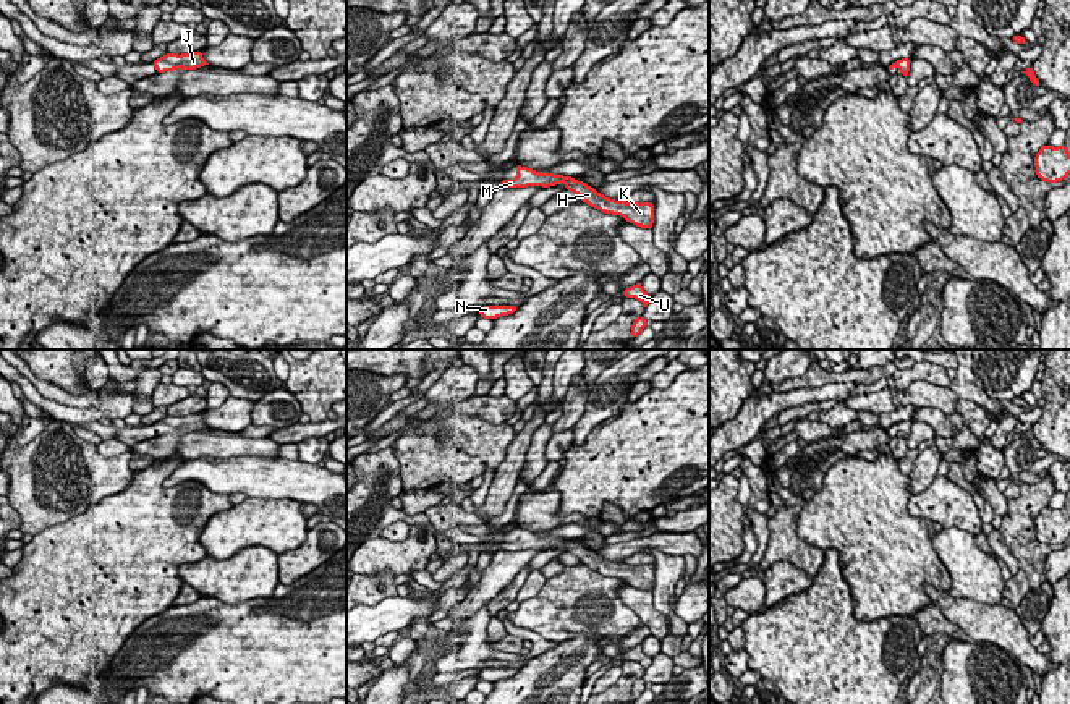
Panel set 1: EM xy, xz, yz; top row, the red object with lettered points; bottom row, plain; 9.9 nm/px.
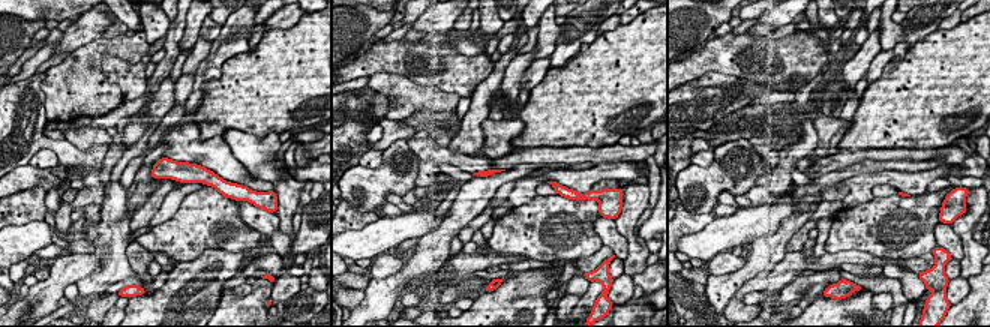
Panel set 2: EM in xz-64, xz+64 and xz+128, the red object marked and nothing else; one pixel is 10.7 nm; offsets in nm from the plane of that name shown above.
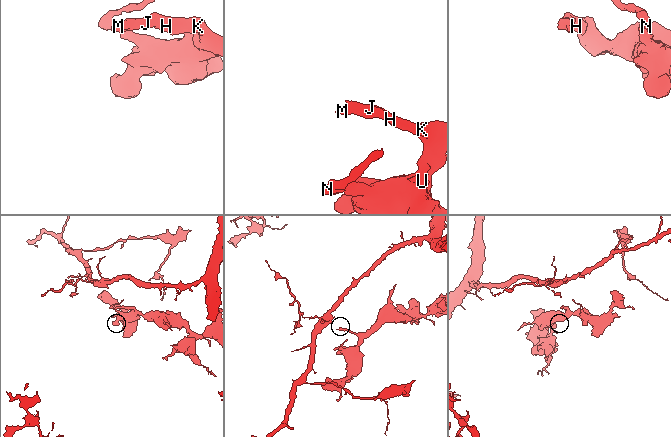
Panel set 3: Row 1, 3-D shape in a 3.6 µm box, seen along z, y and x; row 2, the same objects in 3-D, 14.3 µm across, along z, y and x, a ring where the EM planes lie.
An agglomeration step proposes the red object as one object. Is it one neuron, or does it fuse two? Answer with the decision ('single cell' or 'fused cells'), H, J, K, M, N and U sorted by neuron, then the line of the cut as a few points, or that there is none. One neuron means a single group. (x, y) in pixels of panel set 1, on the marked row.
single cell; H J K M N U; no cut

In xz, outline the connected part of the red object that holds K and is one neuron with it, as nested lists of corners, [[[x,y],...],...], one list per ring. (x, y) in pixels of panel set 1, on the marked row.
[[[515,165],[516,176],[513,180],[502,180],[503,188],[528,188],[539,184],[541,188],[557,186],[565,183],[565,189],[580,196],[588,206],[612,215],[620,215],[626,222],[651,230],[654,225],[654,202],[626,202],[605,197],[594,188],[588,186],[584,181],[578,181],[573,176],[544,173],[537,170]]]

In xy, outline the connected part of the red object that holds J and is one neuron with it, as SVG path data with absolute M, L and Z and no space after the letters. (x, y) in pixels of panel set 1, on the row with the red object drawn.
M202 50L189 53L165 53L163 57L152 61L157 73L173 71L173 70L197 70L209 65L202 58Z

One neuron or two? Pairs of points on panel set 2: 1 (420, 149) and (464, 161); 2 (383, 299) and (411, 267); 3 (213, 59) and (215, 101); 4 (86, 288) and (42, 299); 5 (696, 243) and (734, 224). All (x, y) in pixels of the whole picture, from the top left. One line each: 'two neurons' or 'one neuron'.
1: one neuron
2: one neuron
3: two neurons
4: two neurons
5: one neuron

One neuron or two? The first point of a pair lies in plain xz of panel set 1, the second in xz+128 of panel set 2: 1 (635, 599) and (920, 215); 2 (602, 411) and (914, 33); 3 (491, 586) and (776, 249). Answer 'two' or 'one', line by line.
1: two
2: one
3: one

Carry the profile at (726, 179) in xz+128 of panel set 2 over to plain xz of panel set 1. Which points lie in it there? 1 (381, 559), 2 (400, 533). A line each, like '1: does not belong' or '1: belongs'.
1: belongs
2: does not belong

